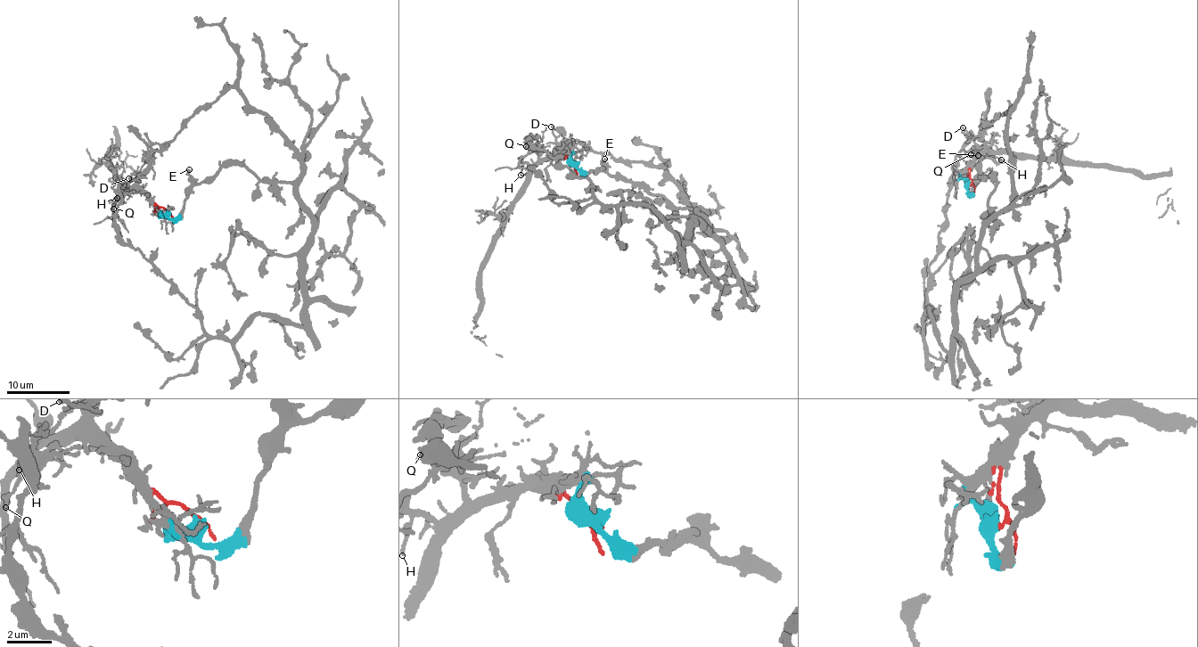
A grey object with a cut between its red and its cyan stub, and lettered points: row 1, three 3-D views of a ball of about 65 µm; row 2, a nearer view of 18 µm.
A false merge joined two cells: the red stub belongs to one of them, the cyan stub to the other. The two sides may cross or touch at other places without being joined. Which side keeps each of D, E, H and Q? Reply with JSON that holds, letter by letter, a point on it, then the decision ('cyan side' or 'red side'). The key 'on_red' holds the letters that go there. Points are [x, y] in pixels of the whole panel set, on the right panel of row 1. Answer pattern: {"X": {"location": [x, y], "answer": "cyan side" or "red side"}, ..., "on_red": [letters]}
{"D": {"location": [963, 127], "answer": "red side"}, "E": {"location": [978, 155], "answer": "cyan side"}, "H": {"location": [1001, 159], "answer": "red side"}, "Q": {"location": [971, 154], "answer": "red side"}, "on_red": ["D", "H", "Q"]}

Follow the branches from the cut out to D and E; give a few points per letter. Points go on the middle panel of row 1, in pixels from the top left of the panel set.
D: (576, 166), (561, 155), (552, 156), (556, 145), (552, 126)
E: (576, 166), (587, 172), (602, 168), (605, 158)

